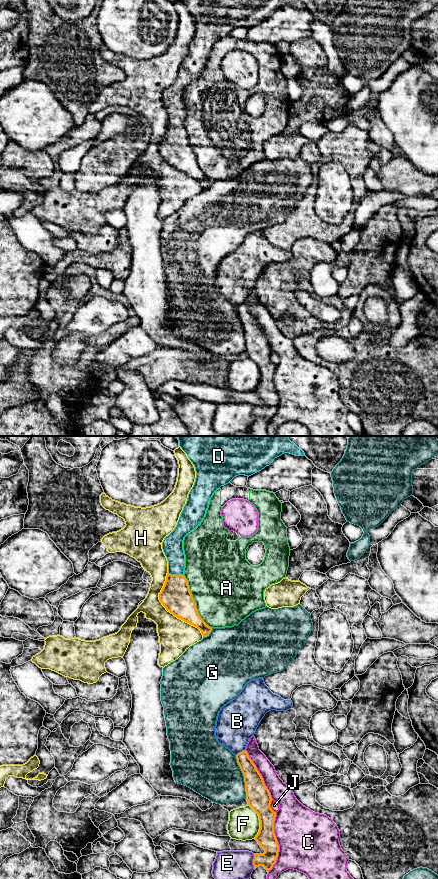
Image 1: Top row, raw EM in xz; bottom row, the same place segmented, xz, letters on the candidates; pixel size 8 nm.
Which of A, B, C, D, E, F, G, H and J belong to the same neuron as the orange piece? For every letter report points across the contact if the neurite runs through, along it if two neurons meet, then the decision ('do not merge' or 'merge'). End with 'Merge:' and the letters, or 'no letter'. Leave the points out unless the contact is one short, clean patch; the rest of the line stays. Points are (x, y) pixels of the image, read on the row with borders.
A: do not merge
B: do not merge
C: do not merge
D: across xz (175, 596), (176, 575), (176, 557), (172, 545) | merge
E: along xz (254, 854), (253, 869) | do not merge
F: along xz (248, 804), (258, 816), (259, 831), (255, 838) | do not merge
G: do not merge
H: do not merge
J: along xz (271, 800), (270, 807), (275, 812) | do not merge
Merge: D

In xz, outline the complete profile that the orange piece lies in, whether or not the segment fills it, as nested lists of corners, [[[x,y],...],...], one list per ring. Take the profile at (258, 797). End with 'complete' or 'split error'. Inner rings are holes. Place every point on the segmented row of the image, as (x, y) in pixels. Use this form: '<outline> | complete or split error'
[[[244,750],[238,753],[236,759],[244,776],[248,805],[259,816],[260,829],[255,840],[265,850],[263,854],[254,854],[254,870],[259,866],[263,866],[269,872],[276,863],[279,852],[279,845],[274,833],[276,812],[270,807],[272,798],[247,751]]] | complete

